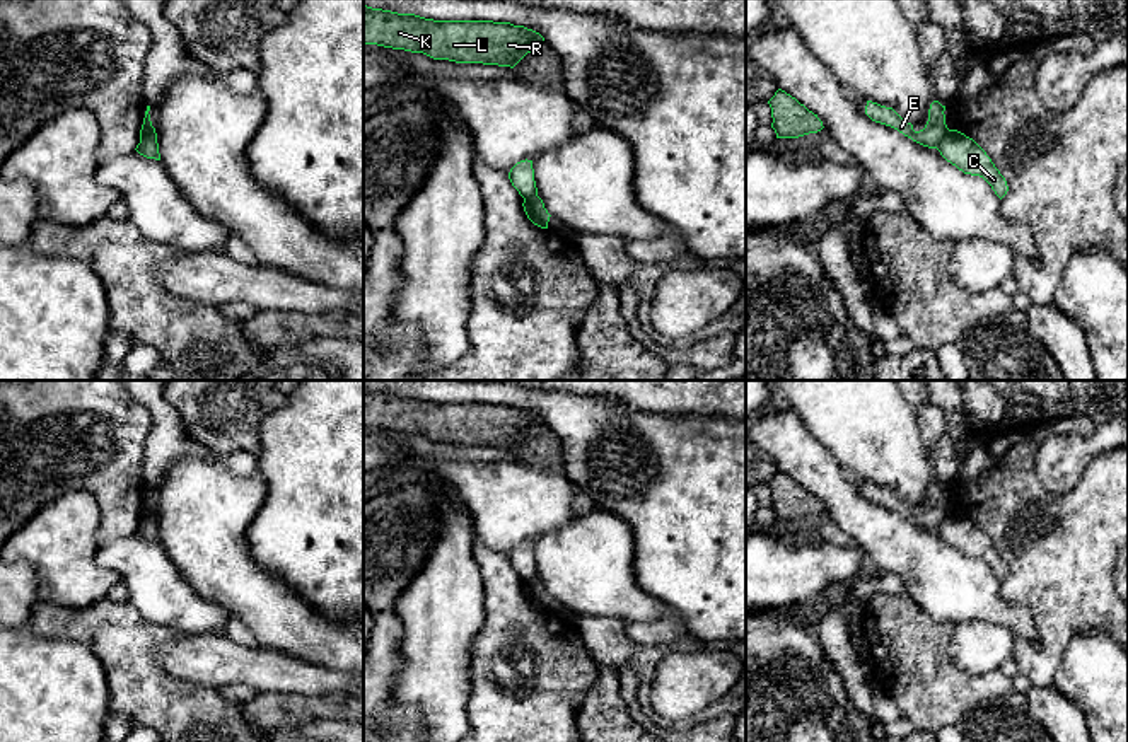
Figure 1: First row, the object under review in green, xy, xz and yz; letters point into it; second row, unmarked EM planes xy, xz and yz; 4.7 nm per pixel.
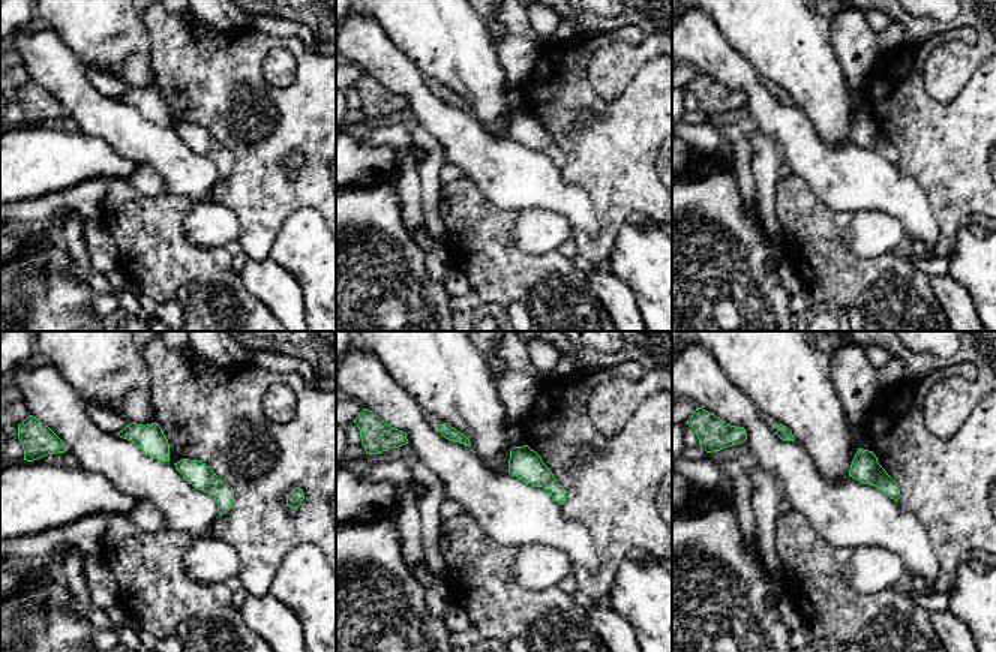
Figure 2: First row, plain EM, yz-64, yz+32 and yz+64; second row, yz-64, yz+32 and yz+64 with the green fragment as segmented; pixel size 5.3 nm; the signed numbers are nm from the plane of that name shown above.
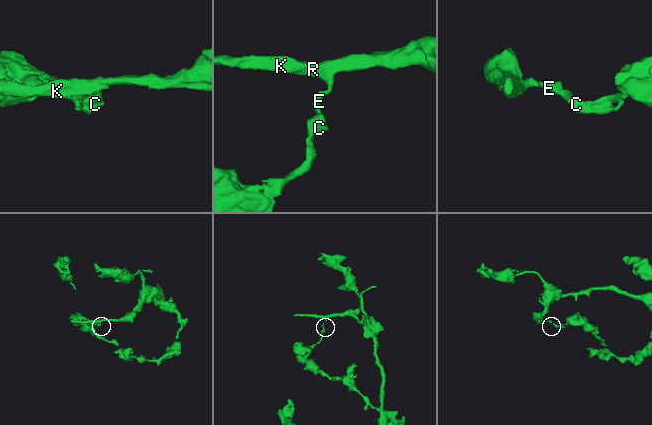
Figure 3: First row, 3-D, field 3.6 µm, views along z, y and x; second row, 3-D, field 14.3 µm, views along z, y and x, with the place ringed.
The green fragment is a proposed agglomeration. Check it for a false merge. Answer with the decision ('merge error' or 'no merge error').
merge error

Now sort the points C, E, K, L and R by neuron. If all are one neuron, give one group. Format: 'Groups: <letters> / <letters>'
Groups: C / E K L R

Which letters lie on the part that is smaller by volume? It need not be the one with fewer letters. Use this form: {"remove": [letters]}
{"remove": ["C"]}

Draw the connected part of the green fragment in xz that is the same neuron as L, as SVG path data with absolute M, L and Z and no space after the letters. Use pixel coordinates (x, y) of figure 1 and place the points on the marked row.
M363 5L363 44L423 53L433 60L483 63L514 68L544 38L524 26L493 20L433 20Z

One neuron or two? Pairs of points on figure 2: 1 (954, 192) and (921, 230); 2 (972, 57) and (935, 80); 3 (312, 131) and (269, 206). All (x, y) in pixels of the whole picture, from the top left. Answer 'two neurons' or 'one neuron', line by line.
1: two neurons
2: one neuron
3: one neuron

